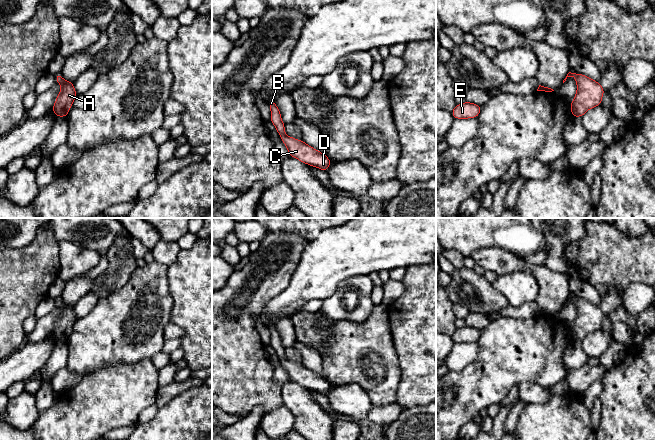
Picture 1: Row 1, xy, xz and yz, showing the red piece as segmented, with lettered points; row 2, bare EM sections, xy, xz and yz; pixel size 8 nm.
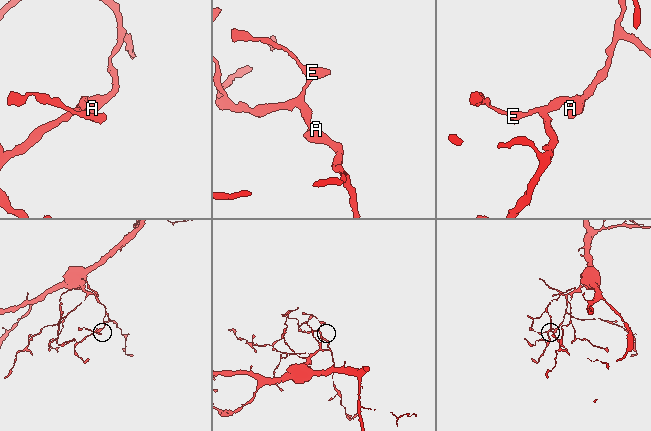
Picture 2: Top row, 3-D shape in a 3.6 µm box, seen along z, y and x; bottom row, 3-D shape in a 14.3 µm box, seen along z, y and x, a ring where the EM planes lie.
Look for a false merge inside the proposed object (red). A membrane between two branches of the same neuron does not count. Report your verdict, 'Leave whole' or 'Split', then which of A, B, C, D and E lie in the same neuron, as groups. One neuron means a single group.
Leave whole. Groups: A B C D E

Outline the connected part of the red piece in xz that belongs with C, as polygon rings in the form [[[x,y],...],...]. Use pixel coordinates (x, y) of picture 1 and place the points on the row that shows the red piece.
[[[275,100],[269,101],[269,106],[271,112],[270,121],[275,126],[282,142],[286,146],[289,157],[296,158],[309,166],[317,167],[320,170],[327,172],[332,161],[324,153],[309,146],[303,140],[298,140],[286,135],[285,124],[282,121],[281,113]]]

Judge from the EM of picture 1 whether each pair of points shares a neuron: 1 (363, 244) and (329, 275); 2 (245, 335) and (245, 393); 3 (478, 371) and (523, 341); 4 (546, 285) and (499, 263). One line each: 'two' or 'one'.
1: one
2: one
3: one
4: one

